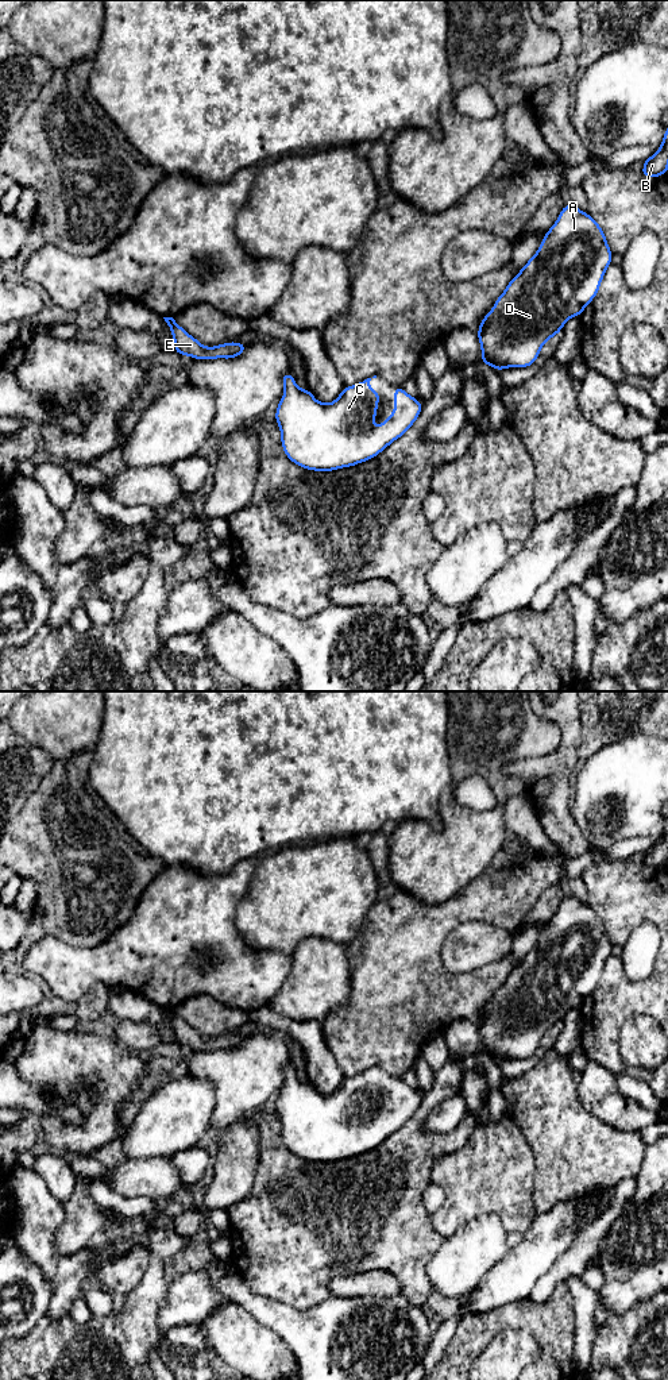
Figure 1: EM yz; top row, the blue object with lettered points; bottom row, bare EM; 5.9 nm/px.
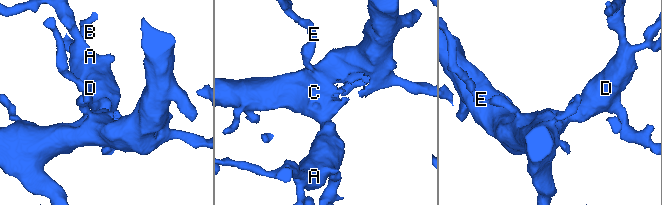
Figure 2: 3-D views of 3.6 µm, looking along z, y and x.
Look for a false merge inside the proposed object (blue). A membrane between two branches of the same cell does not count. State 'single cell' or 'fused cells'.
single cell

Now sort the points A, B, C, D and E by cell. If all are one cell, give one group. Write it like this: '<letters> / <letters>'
A B C D E

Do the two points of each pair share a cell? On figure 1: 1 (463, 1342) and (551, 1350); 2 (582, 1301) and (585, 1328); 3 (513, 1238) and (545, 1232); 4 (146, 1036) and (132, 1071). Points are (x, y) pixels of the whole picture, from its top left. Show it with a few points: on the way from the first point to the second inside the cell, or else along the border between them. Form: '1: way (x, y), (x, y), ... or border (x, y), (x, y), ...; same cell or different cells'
1: way (489, 1325), (502, 1318), (533, 1318), (540, 1325); same cell
2: way (585, 1307), (585, 1321); same cell
3: border (522, 1234), (522, 1238), (510, 1248); different cells
4: border (112, 1039), (135, 1053); different cells

